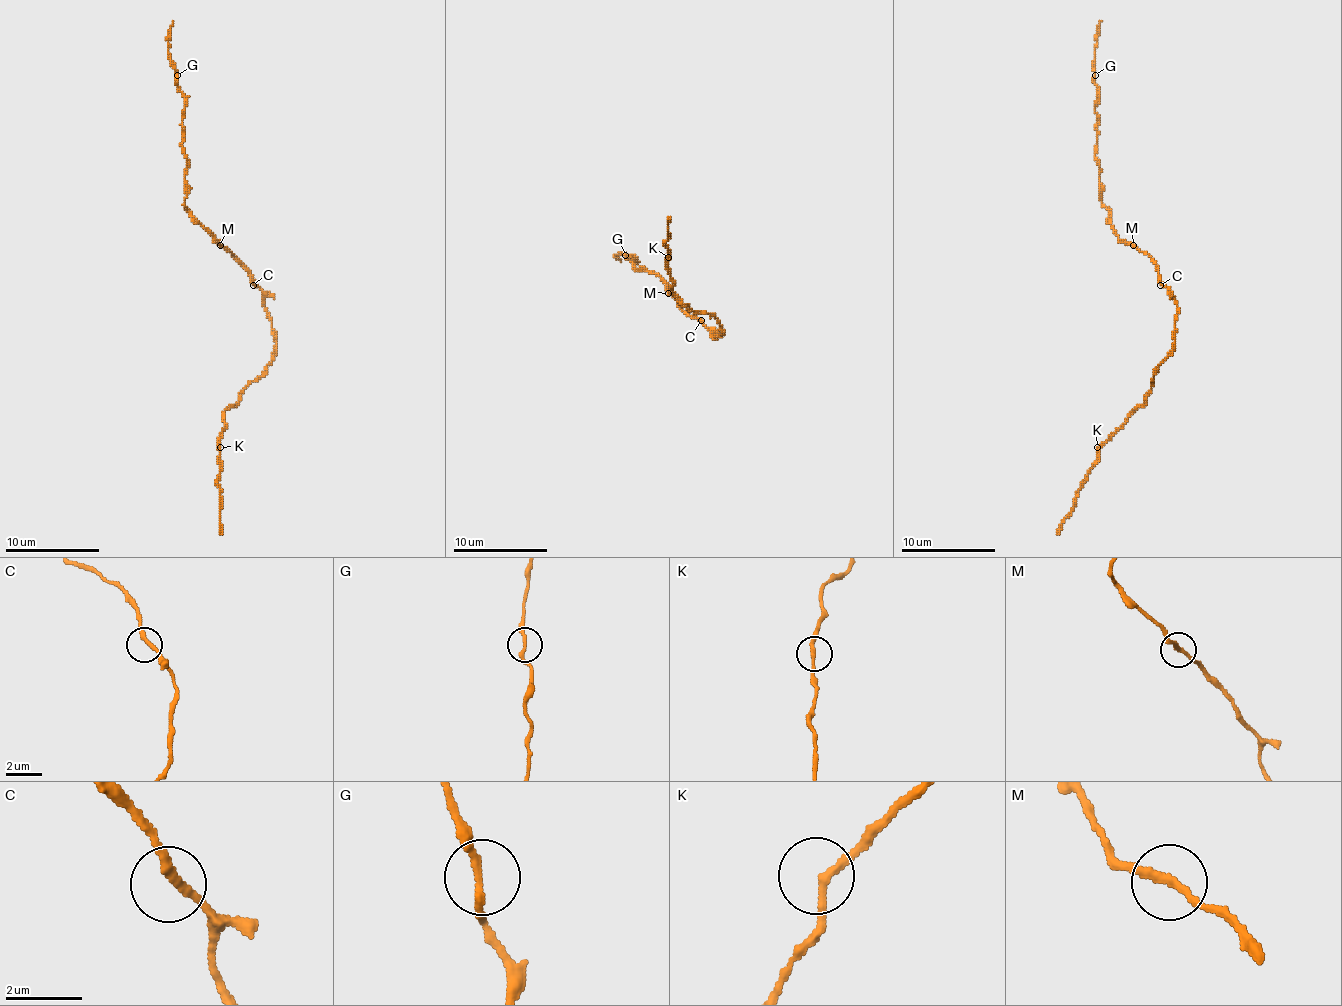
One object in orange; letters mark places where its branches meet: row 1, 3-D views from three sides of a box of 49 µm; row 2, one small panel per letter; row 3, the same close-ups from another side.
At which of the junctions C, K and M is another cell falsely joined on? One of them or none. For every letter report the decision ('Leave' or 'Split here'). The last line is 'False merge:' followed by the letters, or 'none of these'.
C: Leave
K: Leave
M: Leave
False merge: none of these

